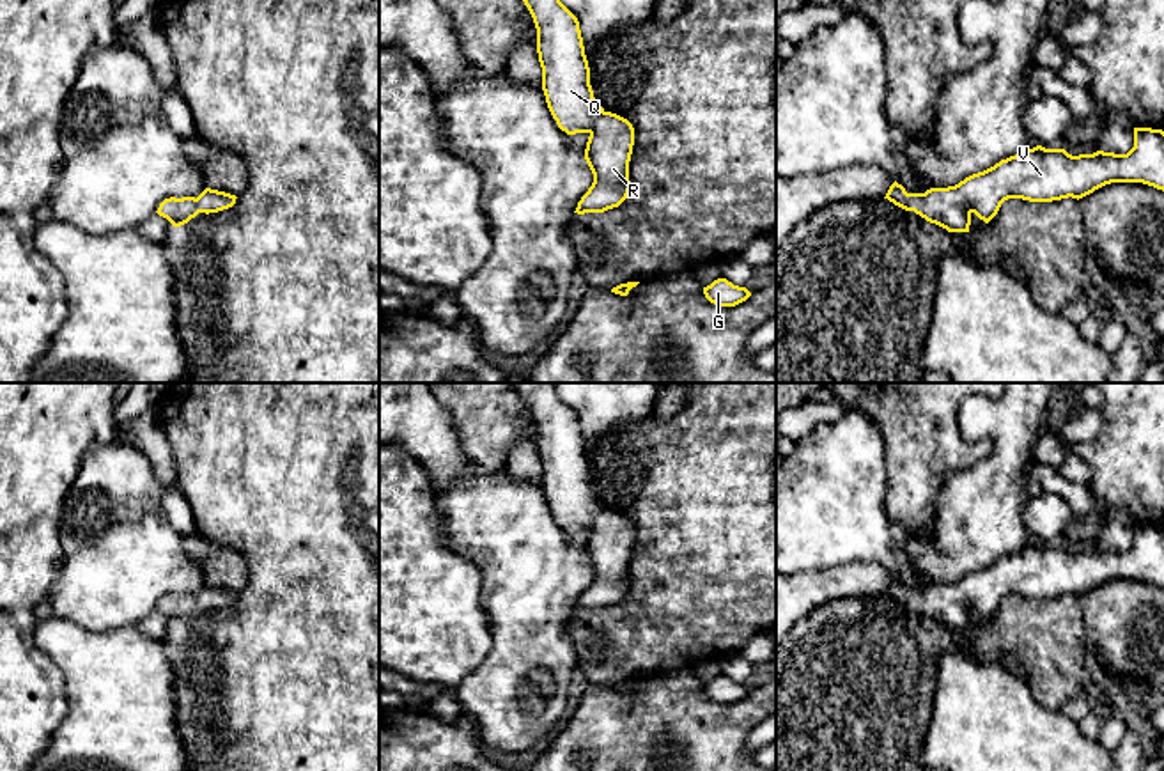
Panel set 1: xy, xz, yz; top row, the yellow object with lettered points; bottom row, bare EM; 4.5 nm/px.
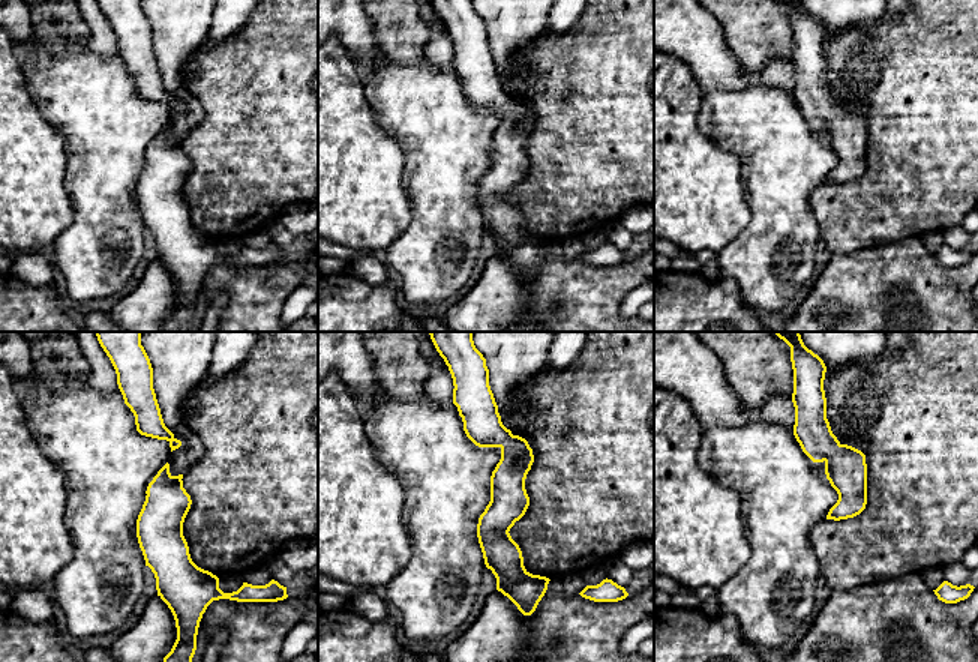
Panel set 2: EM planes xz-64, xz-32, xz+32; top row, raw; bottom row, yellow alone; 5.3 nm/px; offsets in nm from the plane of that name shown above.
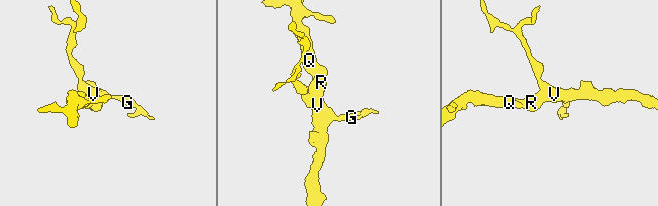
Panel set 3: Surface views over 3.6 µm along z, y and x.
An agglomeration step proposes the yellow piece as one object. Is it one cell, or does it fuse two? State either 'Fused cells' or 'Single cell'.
Single cell

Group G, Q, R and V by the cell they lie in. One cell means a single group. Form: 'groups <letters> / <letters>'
groups G Q R V

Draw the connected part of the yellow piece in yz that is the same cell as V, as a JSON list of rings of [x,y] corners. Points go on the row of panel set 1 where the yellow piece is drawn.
[[[1134,128],[1134,147],[1127,154],[1072,156],[1065,149],[1036,145],[955,186],[907,193],[895,181],[884,199],[948,232],[969,232],[973,213],[989,223],[1008,199],[1079,200],[1111,183],[1143,183],[1164,191],[1164,131]]]

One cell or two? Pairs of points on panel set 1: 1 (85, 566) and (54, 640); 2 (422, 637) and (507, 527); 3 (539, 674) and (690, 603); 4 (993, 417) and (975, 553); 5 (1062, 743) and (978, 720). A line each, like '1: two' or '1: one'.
1: two
2: two
3: two
4: one
5: one

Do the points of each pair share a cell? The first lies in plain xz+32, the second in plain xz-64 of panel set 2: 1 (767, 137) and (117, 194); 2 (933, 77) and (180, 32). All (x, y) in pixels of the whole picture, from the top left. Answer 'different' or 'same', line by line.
1: same
2: different

